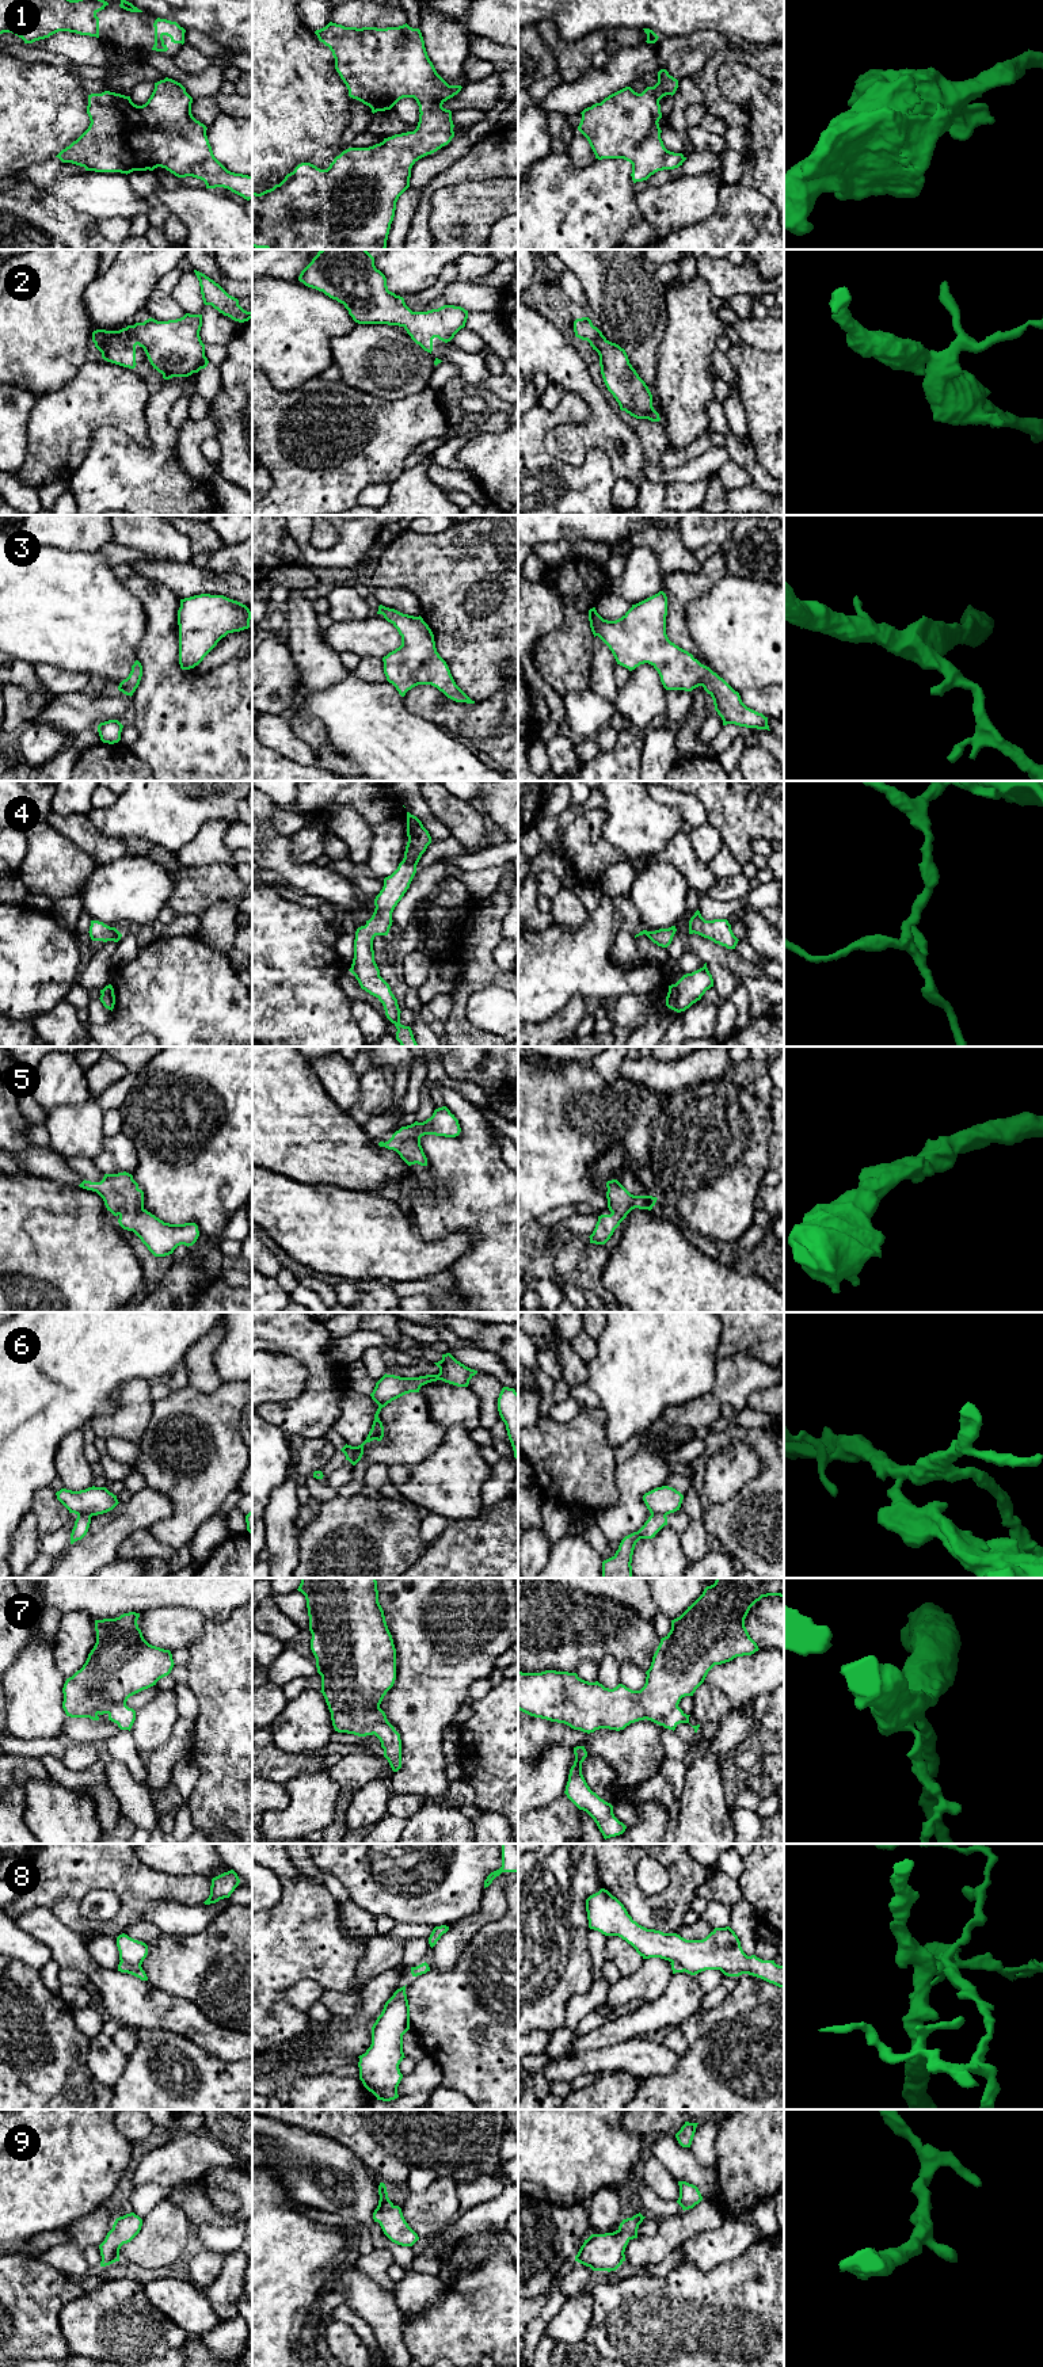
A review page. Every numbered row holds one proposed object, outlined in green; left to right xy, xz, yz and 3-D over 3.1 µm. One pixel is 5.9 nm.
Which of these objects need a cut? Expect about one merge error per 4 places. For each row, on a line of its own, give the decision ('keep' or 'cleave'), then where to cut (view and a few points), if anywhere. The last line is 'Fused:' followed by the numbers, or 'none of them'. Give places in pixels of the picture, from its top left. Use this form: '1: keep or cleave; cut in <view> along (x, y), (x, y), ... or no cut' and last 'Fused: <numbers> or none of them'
1: keep; no cut
2: keep; no cut
3: keep; no cut
4: keep; no cut
5: keep; no cut
6: cleave; cut in yz along (651, 1513), (665, 1516)
7: keep; no cut
8: cleave; cut in xy along (121, 1960), (140, 1966)
9: keep; no cut
Fused: 6, 8

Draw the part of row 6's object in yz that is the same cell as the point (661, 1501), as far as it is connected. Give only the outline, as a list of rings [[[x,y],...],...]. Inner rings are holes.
[[[656,1487],[643,1495],[643,1501],[651,1514],[667,1516],[680,1510],[684,1495],[673,1487]]]

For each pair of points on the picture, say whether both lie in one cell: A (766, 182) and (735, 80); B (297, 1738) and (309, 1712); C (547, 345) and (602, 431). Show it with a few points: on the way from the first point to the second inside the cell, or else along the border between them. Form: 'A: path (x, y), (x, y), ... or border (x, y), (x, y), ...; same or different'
A: path (766, 156), (766, 111), (761, 106); same
B: path (300, 1731), (307, 1719); same
C: path (564, 366), (589, 391), (600, 410); same

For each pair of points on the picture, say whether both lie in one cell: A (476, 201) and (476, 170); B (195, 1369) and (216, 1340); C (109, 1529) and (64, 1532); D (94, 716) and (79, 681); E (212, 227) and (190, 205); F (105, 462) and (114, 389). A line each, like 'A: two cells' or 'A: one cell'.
A: two cells
B: one cell
C: two cells
D: two cells
E: one cell
F: two cells

